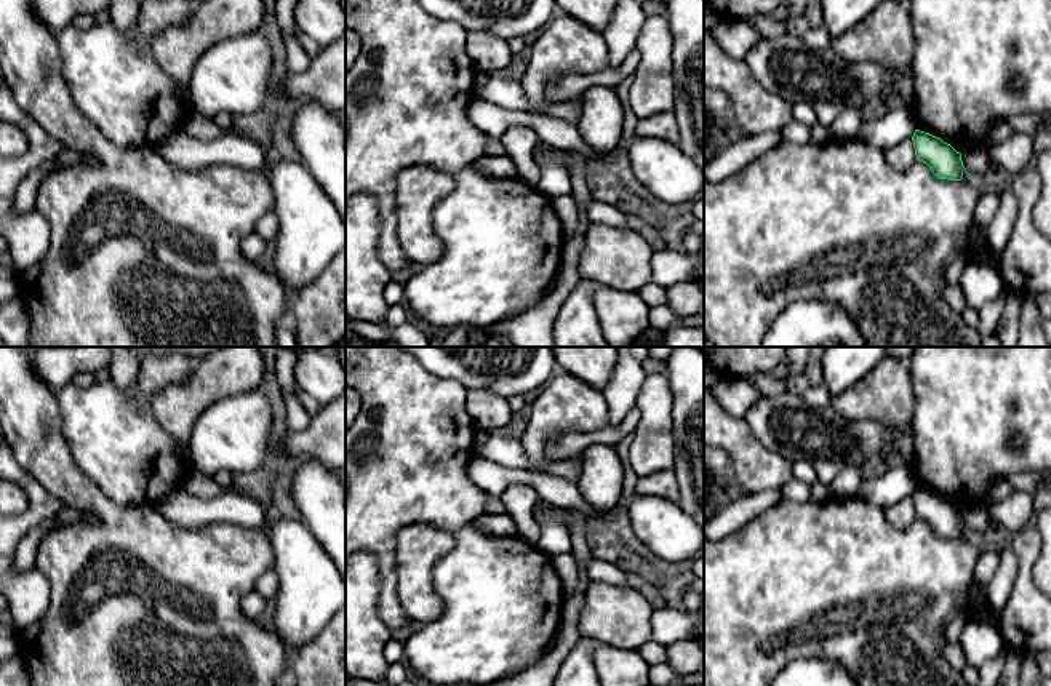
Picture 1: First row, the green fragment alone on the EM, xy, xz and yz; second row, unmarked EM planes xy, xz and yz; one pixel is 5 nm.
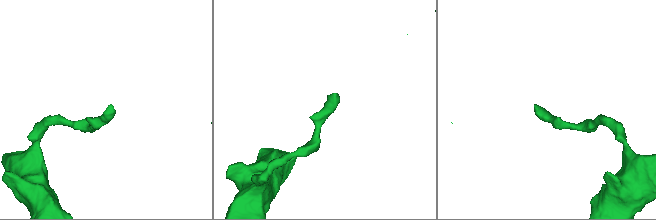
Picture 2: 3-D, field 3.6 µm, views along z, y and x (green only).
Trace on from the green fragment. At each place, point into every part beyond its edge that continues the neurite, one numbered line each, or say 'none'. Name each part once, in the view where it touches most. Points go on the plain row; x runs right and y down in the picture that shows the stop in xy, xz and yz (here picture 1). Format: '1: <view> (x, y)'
none

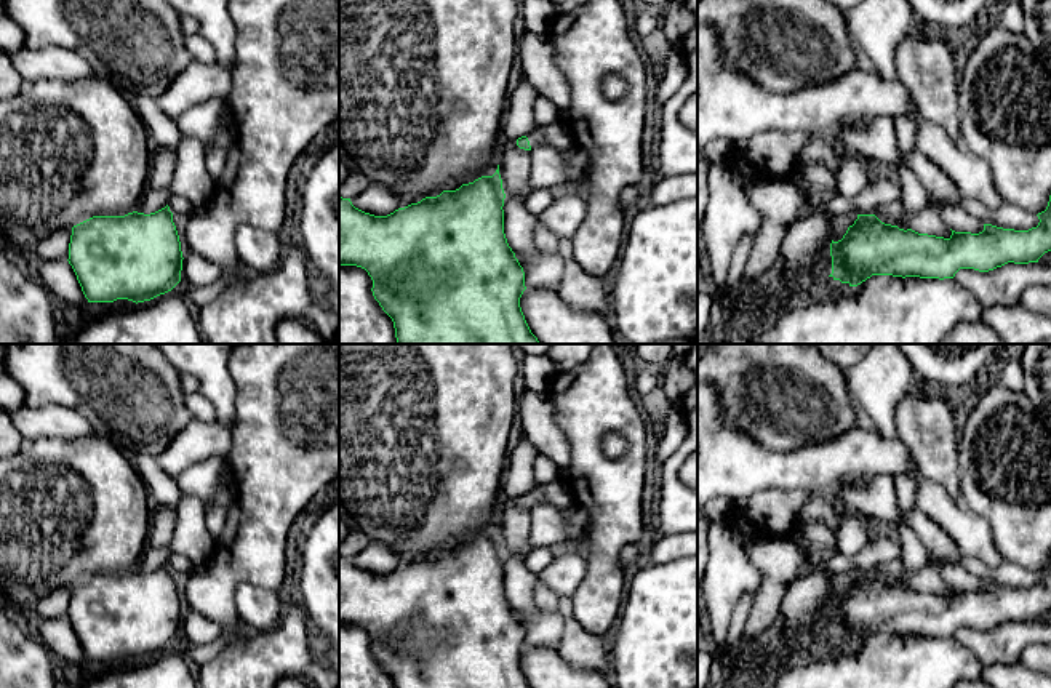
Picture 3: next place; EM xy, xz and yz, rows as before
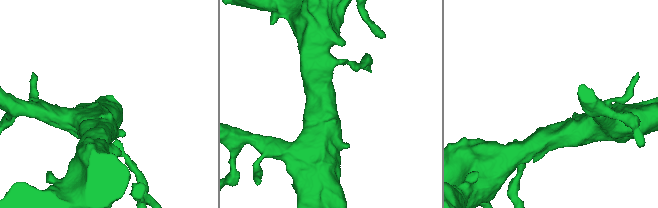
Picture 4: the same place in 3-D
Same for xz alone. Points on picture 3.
1: xz (559, 493)

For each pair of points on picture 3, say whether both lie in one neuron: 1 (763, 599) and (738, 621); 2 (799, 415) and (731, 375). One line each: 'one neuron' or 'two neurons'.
1: two neurons
2: one neuron

